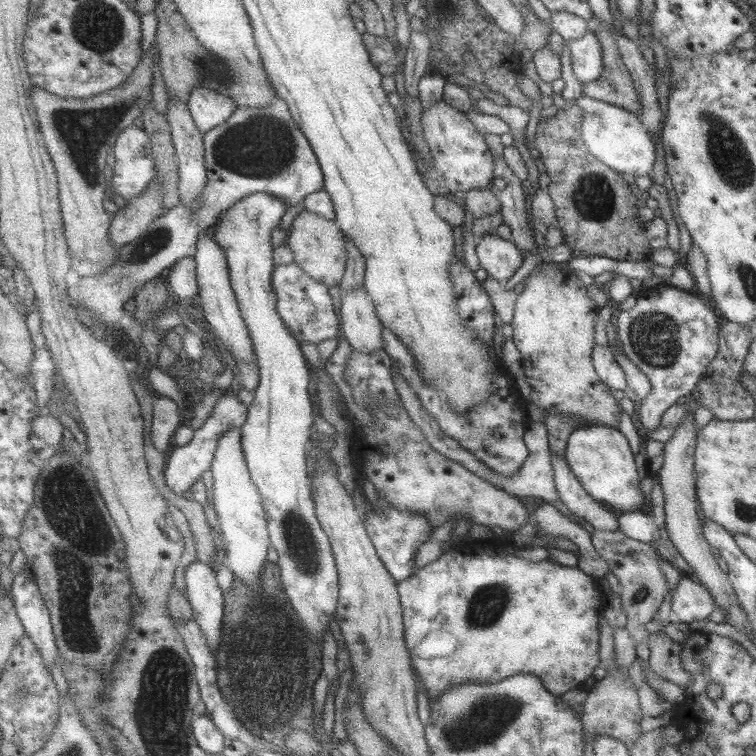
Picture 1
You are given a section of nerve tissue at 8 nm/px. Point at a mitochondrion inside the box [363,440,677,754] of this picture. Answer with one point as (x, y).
(483, 721)

